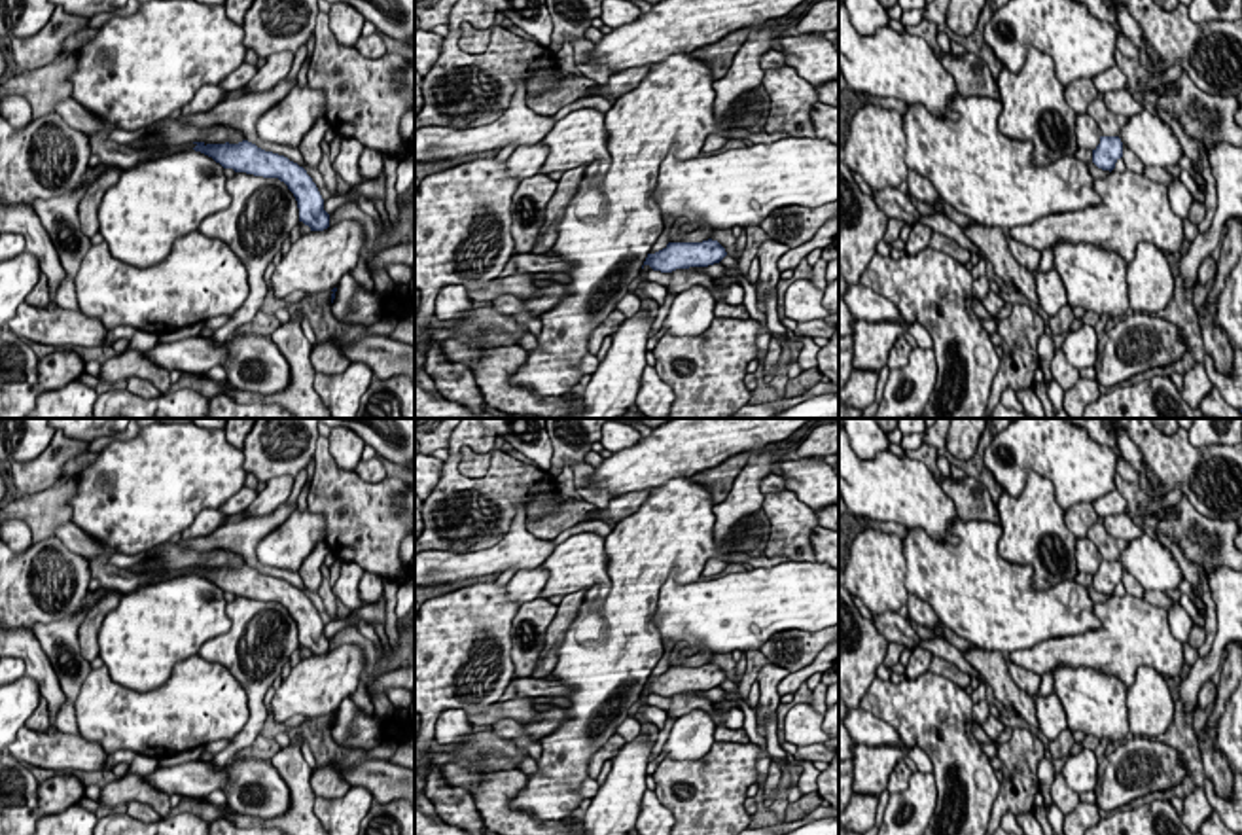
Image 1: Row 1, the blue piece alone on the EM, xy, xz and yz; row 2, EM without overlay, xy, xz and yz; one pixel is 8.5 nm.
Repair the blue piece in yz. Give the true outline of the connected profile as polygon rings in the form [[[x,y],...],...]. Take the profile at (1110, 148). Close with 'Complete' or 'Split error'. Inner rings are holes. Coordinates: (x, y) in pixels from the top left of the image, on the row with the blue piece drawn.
[[[1100,136],[1100,144],[1092,150],[1092,163],[1102,170],[1113,170],[1123,157],[1123,142],[1119,136]]]. Complete

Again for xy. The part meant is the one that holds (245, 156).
[[[242,140],[239,144],[204,144],[193,142],[195,151],[201,151],[220,163],[223,169],[246,172],[263,178],[278,178],[293,193],[299,208],[299,222],[310,231],[329,227],[329,214],[324,210],[324,199],[303,167],[284,155],[265,151],[256,144]]]. Complete

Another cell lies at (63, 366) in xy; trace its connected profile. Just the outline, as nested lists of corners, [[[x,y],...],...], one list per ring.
[[[57,348],[38,362],[40,392],[57,390],[85,373],[85,360],[72,348]]]

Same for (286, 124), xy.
[[[309,85],[293,87],[257,119],[256,133],[265,142],[299,148],[320,117],[326,117],[326,93]]]

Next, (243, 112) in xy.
[[[282,80],[276,87],[263,93],[246,93],[239,98],[227,98],[216,104],[208,112],[191,114],[178,117],[184,127],[208,129],[212,125],[225,125],[227,129],[237,129],[244,134],[244,140],[259,146],[261,138],[256,133],[257,119],[280,102],[293,87],[295,80]]]

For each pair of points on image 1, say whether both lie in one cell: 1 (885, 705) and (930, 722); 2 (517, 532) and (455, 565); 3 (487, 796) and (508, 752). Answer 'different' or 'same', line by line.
1: same
2: same
3: different

